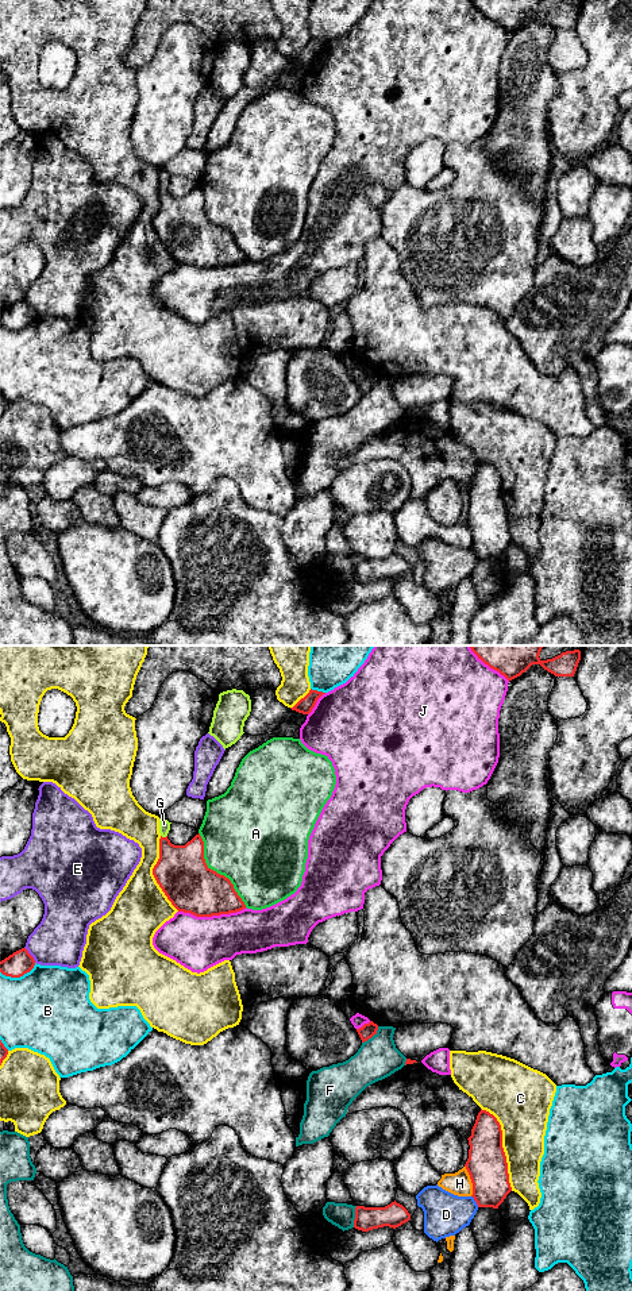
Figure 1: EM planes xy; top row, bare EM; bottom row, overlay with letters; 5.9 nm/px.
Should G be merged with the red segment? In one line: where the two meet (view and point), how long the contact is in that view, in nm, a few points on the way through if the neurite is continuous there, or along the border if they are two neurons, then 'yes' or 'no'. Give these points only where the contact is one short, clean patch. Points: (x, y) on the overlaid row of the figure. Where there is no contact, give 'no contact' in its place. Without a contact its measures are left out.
meets red in xy at (164, 837); contact 40 nm long; runs through xy (181, 871), (166, 850), (164, 837), (164, 824); yes

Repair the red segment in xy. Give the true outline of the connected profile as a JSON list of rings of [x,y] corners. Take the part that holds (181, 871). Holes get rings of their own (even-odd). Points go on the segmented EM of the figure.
[[[159,818],[159,859],[153,875],[172,905],[196,917],[246,909],[231,880],[207,866],[200,833],[185,845],[174,845],[167,839],[170,824]]]

